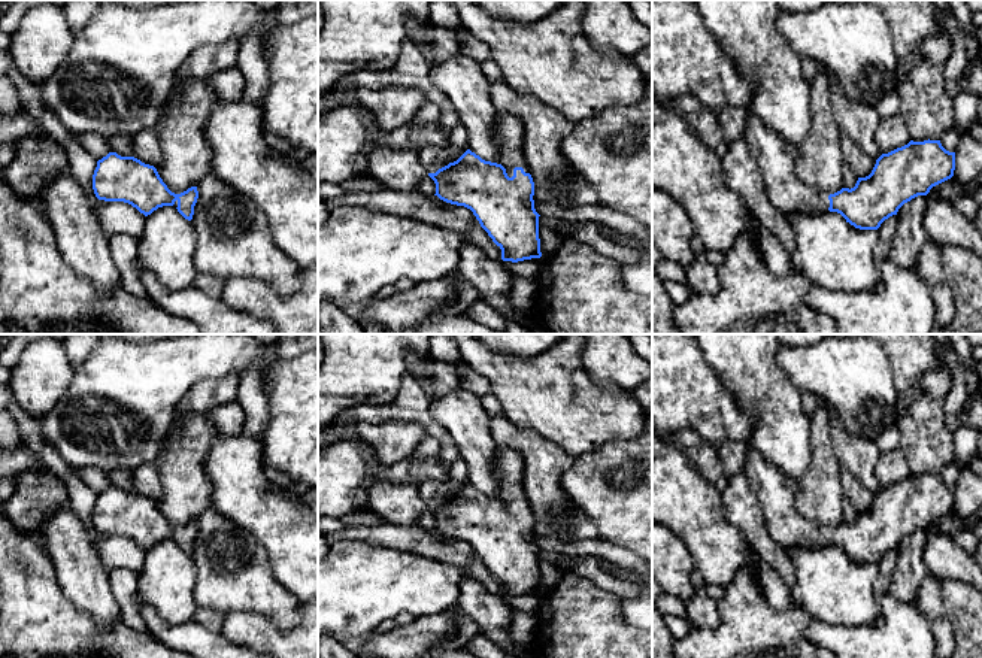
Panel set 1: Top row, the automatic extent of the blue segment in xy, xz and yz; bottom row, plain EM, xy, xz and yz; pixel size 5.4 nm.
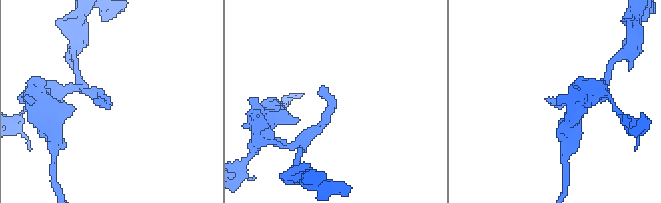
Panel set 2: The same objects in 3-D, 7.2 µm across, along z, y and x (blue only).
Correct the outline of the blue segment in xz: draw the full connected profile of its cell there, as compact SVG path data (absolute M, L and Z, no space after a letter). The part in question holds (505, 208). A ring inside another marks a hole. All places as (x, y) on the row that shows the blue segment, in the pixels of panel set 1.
M497 112L495 133L500 145L500 163L482 160L467 149L457 161L428 176L436 184L440 200L464 206L473 212L481 227L501 249L503 261L540 258L539 213L534 209L534 182L524 157L524 125L521 119Z

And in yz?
M748 110L748 122L743 139L758 163L766 194L773 206L784 212L819 213L837 212L846 222L860 230L878 230L881 224L918 195L927 195L930 189L954 176L955 152L946 151L940 140L913 142L882 154L866 178L858 178L854 188L842 188L834 194L824 192L807 185L794 170L795 151L778 133L770 130L763 119Z

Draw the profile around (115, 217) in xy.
M98 200L96 215L107 239L122 233L140 240L143 234L146 216L128 203Z

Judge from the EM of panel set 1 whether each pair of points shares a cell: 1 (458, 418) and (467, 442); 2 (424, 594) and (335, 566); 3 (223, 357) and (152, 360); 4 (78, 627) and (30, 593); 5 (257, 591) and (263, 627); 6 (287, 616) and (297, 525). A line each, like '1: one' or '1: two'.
1: one
2: one
3: one
4: one
5: two
6: two

